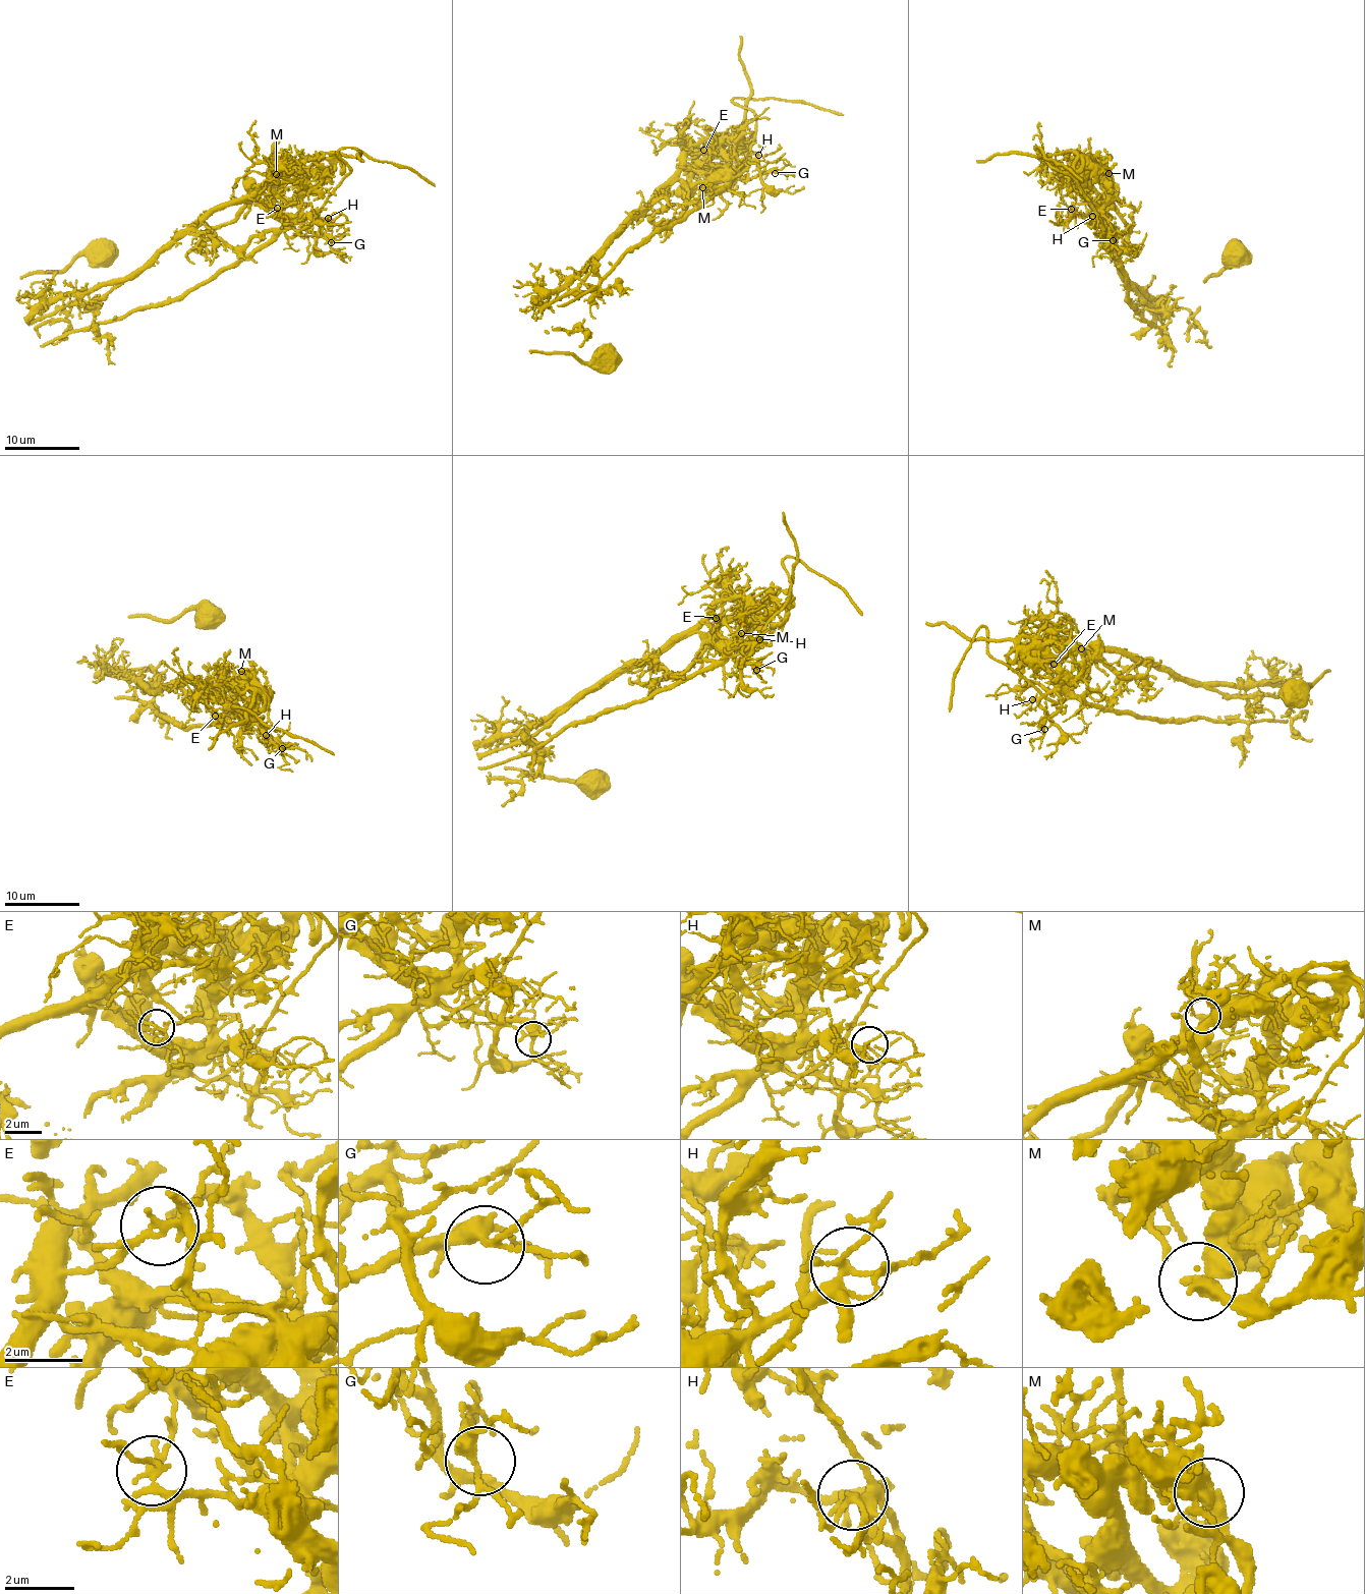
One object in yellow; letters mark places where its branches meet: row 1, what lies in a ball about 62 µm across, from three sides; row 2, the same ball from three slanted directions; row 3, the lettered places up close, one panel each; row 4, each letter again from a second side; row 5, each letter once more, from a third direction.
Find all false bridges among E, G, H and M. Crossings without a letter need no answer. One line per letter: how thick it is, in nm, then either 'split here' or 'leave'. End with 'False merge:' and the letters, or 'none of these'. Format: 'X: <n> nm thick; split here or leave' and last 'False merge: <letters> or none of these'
E: 170 nm thick; split here
G: 280 nm thick; leave
H: 190 nm thick; leave
M: 440 nm thick; split here
False merge: E, M

